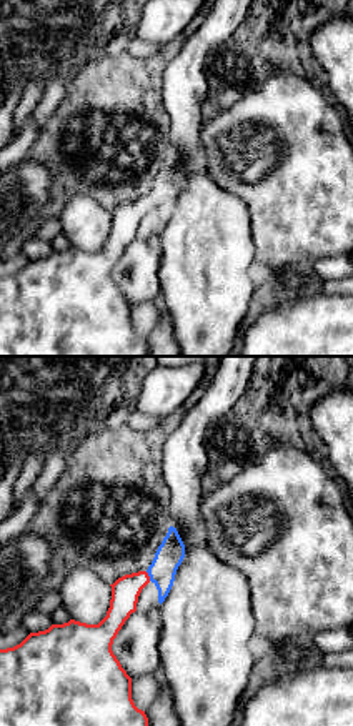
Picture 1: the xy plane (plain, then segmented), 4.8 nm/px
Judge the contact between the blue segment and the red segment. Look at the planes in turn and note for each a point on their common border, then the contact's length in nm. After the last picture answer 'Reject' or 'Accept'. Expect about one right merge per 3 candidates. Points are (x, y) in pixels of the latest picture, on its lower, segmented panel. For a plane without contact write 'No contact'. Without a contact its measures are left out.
Touches blue at (149, 575). Shared border 50 nm

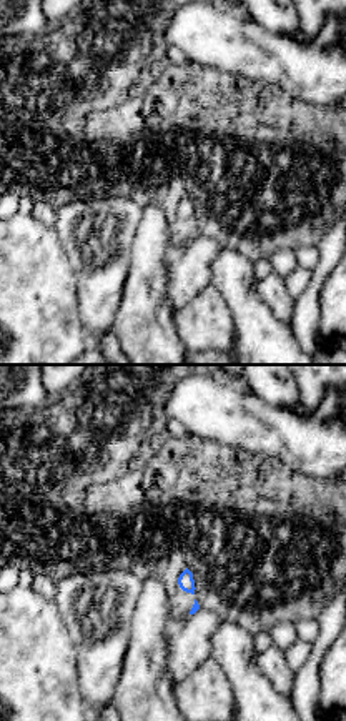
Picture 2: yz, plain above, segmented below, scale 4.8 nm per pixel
No contact

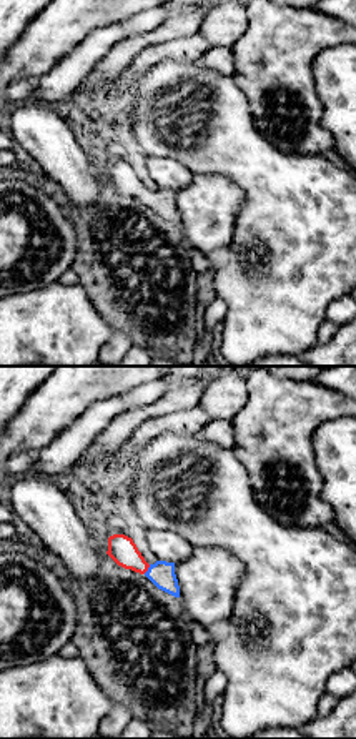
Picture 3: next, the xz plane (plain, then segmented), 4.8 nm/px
Touches blue at (148, 570). Shared border 60 nm

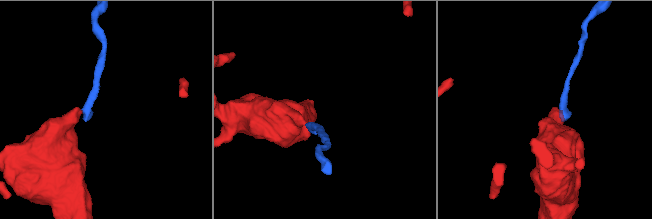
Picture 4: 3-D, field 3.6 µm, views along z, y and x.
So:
Accept

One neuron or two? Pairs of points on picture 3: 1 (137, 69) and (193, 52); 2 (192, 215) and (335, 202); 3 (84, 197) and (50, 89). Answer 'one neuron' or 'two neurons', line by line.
1: one neuron
2: two neurons
3: two neurons

